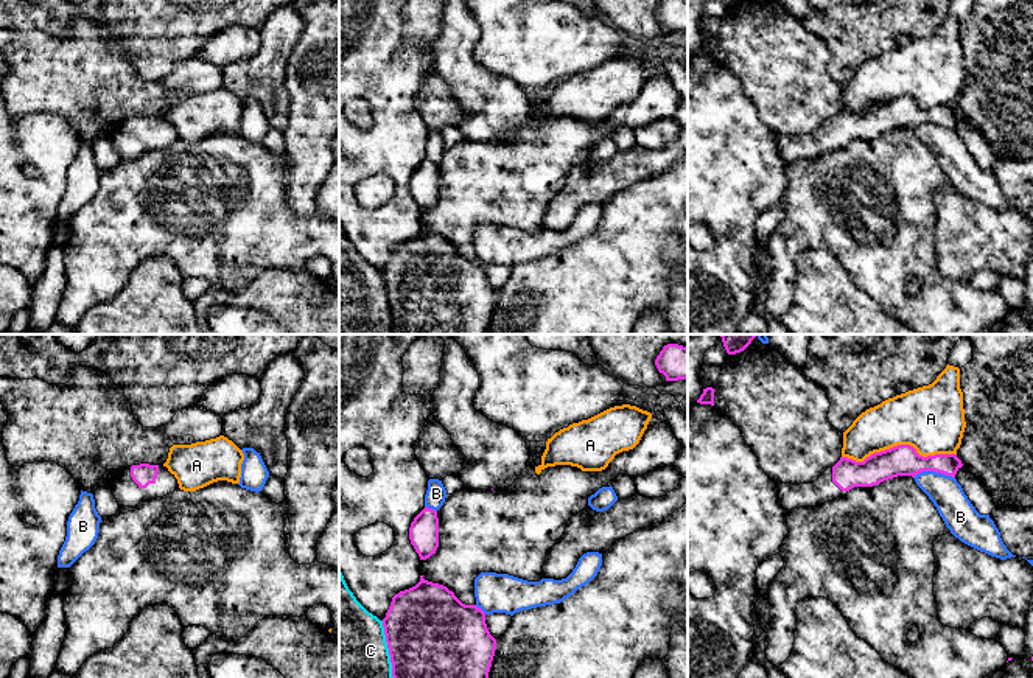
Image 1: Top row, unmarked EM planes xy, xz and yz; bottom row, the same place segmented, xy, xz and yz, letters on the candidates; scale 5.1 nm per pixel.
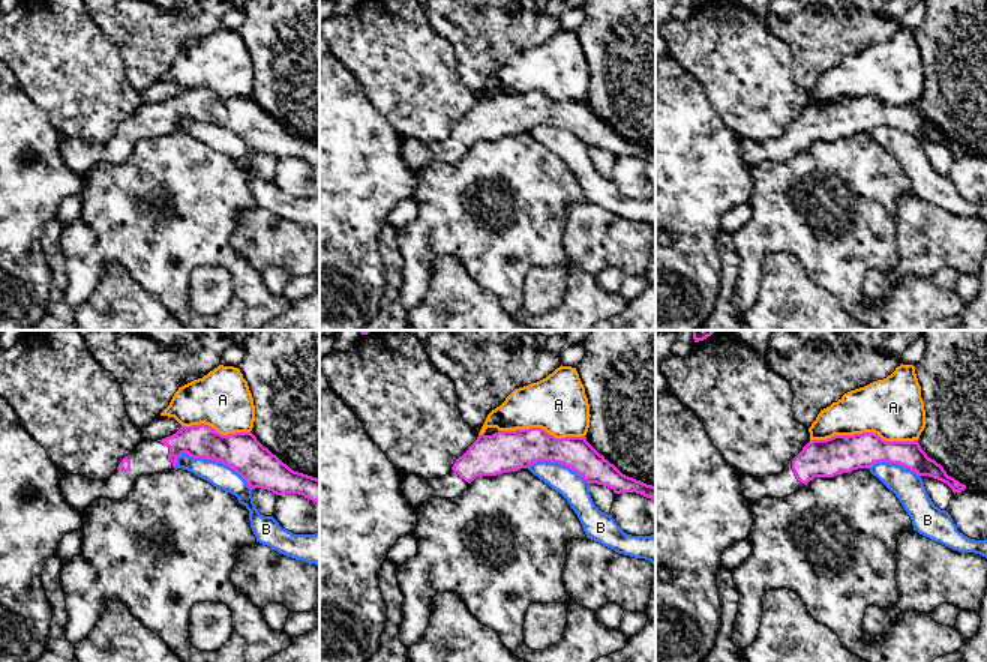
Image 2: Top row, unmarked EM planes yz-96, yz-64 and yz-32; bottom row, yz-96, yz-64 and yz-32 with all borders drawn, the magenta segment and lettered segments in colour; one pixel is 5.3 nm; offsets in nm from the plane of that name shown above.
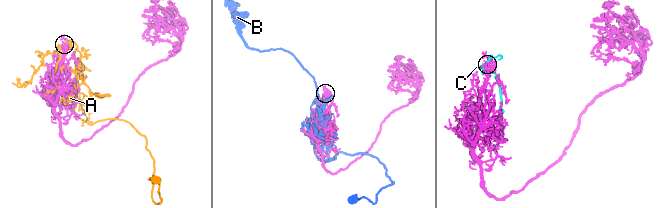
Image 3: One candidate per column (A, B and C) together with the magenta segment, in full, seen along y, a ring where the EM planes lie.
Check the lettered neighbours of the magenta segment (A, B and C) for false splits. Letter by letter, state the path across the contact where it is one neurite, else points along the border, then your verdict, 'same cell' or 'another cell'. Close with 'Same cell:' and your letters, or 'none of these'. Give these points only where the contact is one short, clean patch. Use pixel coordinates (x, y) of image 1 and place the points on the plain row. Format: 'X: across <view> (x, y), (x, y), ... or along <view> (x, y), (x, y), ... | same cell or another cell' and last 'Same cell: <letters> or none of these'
A: another cell
B: another cell
C: another cell
Same cell: none of these

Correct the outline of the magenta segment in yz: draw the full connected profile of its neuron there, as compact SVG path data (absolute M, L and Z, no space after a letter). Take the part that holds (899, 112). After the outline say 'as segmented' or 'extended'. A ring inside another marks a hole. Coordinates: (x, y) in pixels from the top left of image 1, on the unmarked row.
M898 96L890 101L874 104L863 114L848 109L828 120L811 135L779 135L778 149L789 165L800 159L817 159L845 148L854 138L873 138L898 128L912 128L923 123L935 123L955 129L963 118L957 106L935 106L923 109L910 96Z; extended

